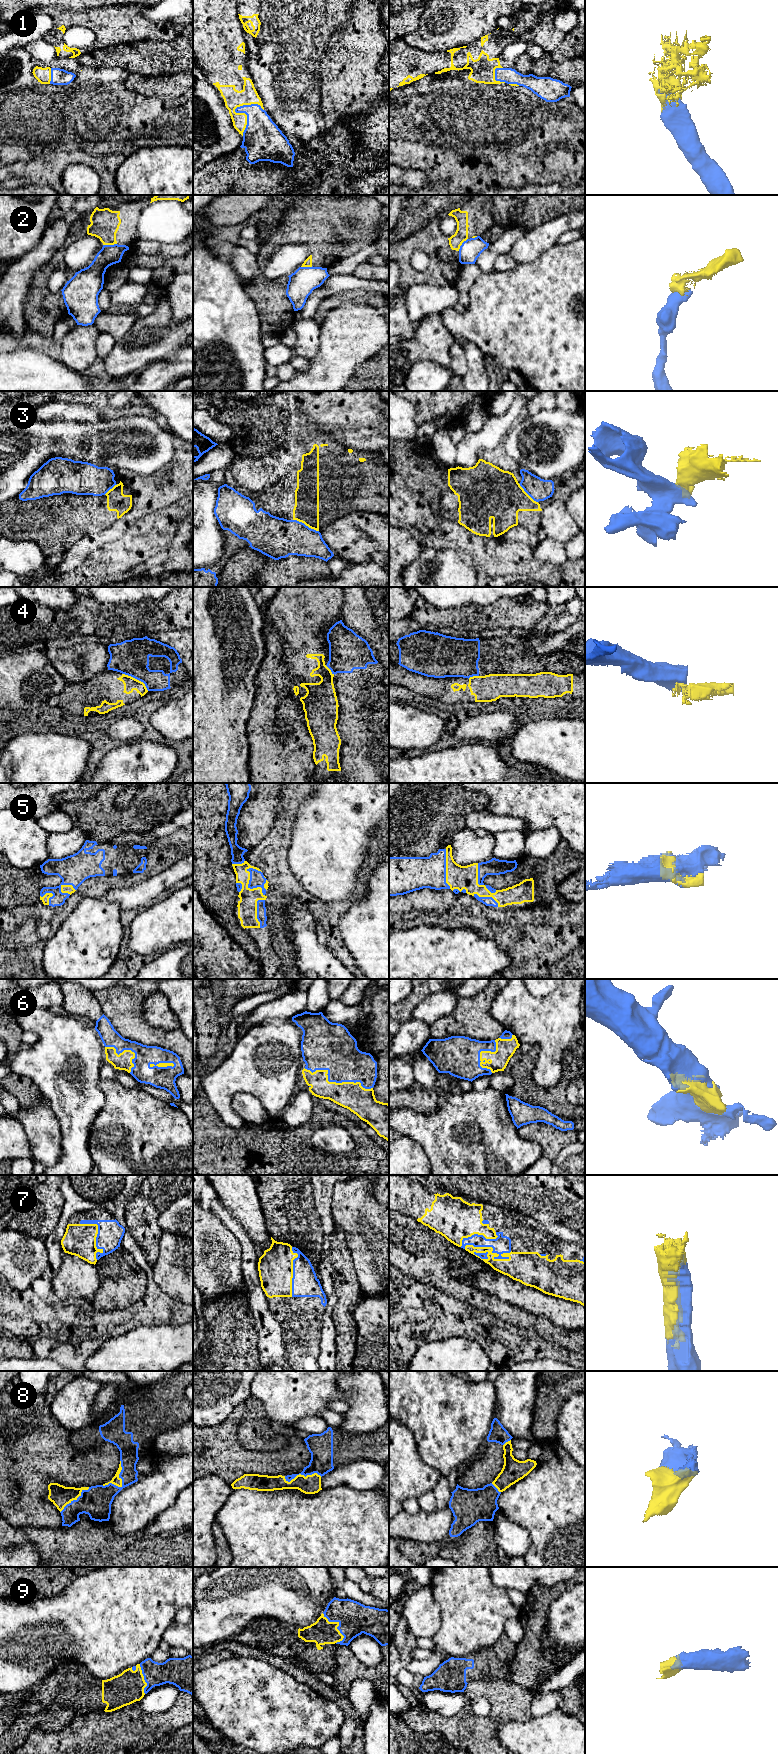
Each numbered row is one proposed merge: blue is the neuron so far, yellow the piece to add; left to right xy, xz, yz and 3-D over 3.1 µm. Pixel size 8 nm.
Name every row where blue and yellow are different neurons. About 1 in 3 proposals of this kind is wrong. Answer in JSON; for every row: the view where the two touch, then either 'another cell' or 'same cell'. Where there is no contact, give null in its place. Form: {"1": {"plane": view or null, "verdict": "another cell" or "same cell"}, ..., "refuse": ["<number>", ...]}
{"1": {"plane": "xz", "verdict": "same cell"}, "2": {"plane": "xy", "verdict": "another cell"}, "3": {"plane": "xz", "verdict": "another cell"}, "4": {"plane": "xy", "verdict": "another cell"}, "5": {"plane": "xz", "verdict": "same cell"}, "6": {"plane": "xz", "verdict": "same cell"}, "7": {"plane": "yz", "verdict": "same cell"}, "8": {"plane": "xy", "verdict": "same cell"}, "9": {"plane": "xz", "verdict": "same cell"}, "refuse": ["2", "3", "4"]}

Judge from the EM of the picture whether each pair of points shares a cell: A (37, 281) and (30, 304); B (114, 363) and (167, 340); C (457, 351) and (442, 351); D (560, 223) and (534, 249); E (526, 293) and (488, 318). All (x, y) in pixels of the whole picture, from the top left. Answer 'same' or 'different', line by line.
A: same
B: same
C: different
D: same
E: same

